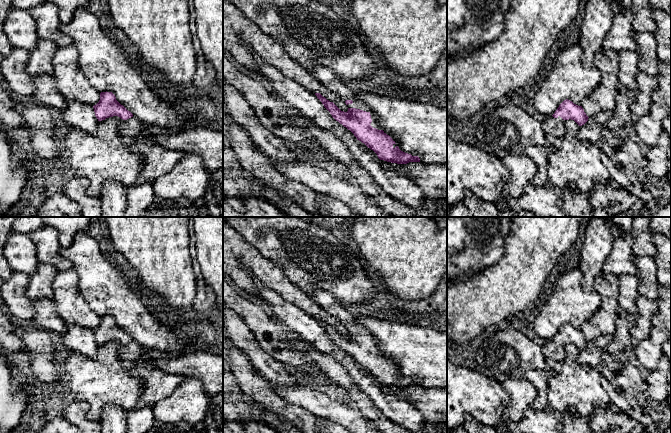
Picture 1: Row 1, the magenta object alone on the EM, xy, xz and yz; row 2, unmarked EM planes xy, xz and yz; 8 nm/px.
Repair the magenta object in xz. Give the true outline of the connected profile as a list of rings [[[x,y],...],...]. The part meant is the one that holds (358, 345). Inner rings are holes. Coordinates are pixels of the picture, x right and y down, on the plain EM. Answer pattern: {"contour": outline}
{"contour": [[[316,288],[311,298],[324,312],[338,319],[348,331],[347,336],[341,335],[320,317],[315,317],[332,341],[350,354],[357,364],[373,374],[380,384],[397,388],[420,386],[418,380],[405,377],[398,370],[393,371],[396,368],[395,365],[379,350],[377,340],[358,322],[356,316],[330,292]]]}

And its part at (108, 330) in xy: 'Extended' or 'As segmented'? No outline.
Extended

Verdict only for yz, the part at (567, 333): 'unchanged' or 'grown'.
grown

